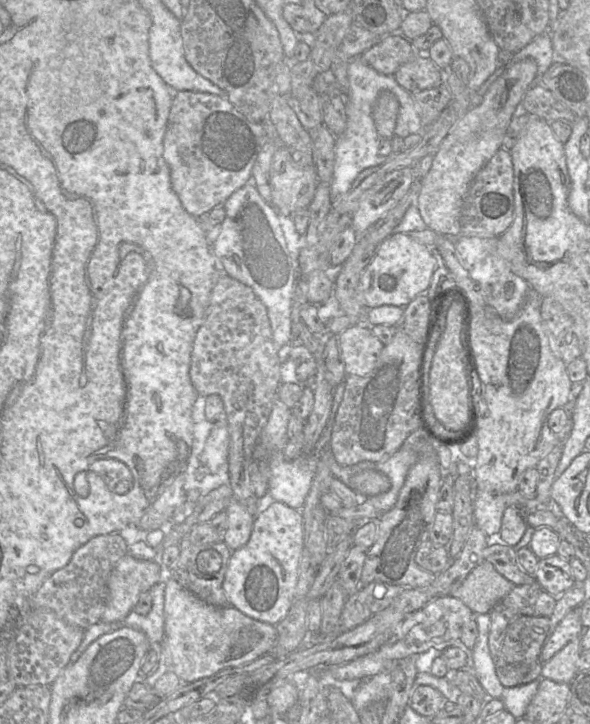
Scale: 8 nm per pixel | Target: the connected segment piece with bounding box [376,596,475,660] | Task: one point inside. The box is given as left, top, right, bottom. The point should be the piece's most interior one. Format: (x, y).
(440, 621)

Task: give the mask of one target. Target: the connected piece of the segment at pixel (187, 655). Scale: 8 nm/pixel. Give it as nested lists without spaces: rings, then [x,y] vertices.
[[[166,577],[164,592],[162,659],[183,682],[209,677],[222,669],[237,667],[267,654],[275,644],[275,625],[254,620],[235,607],[210,605]]]

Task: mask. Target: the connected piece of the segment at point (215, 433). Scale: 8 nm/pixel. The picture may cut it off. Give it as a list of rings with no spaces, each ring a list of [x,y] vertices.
[[[222,412],[219,419],[214,422],[200,455],[201,465],[208,468],[210,473],[218,471],[228,473],[229,441],[227,418],[225,412]]]

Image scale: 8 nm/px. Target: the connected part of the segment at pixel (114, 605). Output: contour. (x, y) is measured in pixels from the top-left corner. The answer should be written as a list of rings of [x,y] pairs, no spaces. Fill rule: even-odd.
[[[129,553],[122,557],[108,580],[108,595],[101,622],[124,620],[133,610],[139,596],[165,578],[165,571],[157,560],[135,559]]]

